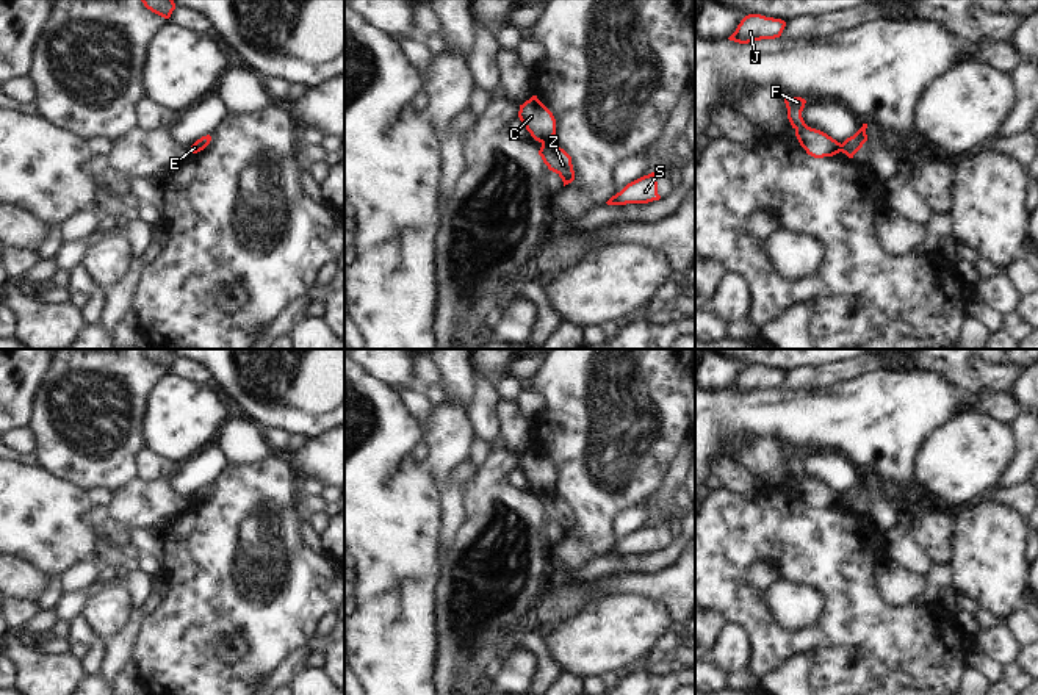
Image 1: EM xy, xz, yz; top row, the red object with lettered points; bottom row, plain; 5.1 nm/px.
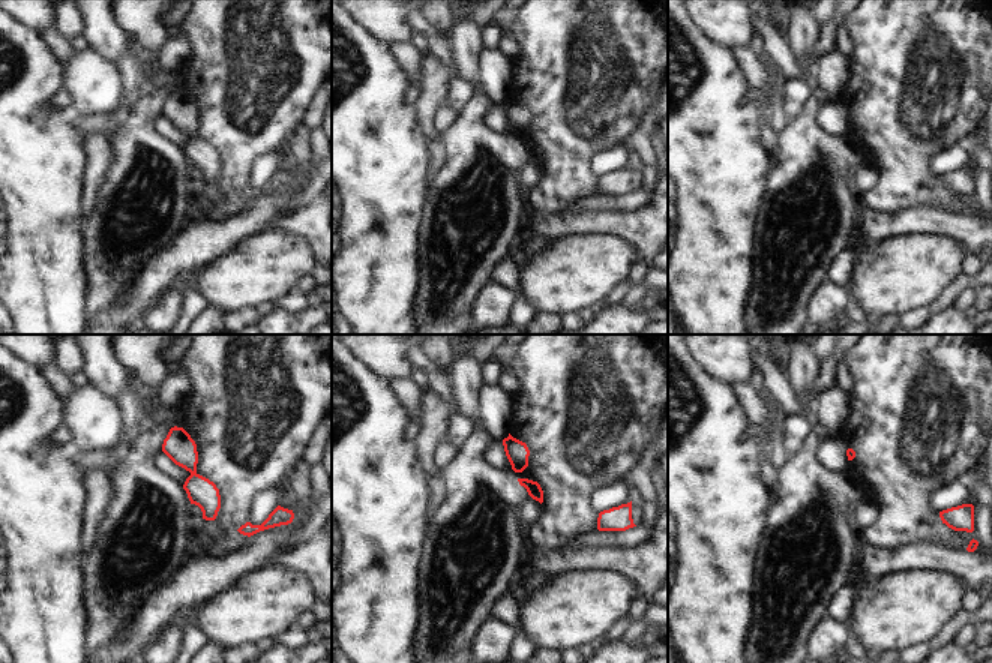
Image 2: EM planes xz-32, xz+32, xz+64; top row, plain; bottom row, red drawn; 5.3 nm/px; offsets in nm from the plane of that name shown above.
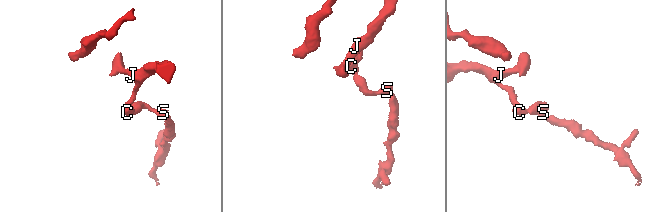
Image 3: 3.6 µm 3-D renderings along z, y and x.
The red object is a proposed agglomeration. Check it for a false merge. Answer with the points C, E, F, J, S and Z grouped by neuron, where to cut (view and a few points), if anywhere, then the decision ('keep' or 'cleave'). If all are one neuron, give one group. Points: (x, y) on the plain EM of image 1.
groups C F J / E S Z; cut xz (542, 493), (551, 495); cleave

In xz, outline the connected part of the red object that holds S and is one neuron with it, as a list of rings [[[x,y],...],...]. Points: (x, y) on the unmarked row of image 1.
[[[651,523],[631,534],[628,534],[620,543],[612,546],[607,556],[626,556],[626,554],[648,554],[659,551],[656,524]]]

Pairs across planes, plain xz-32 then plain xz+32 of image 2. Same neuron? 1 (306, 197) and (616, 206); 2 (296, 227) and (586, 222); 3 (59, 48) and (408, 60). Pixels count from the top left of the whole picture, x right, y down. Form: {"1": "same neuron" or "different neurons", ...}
{"1": "same neuron", "2": "same neuron", "3": "same neuron"}

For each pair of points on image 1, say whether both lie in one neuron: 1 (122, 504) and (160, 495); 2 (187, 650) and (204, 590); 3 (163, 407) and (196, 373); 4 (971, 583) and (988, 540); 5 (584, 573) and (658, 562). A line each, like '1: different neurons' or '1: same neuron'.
1: same neuron
2: same neuron
3: different neurons
4: same neuron
5: same neuron

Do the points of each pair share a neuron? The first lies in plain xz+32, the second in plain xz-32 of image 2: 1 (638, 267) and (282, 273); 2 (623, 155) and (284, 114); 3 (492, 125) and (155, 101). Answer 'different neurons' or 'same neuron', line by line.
1: different neurons
2: different neurons
3: different neurons

